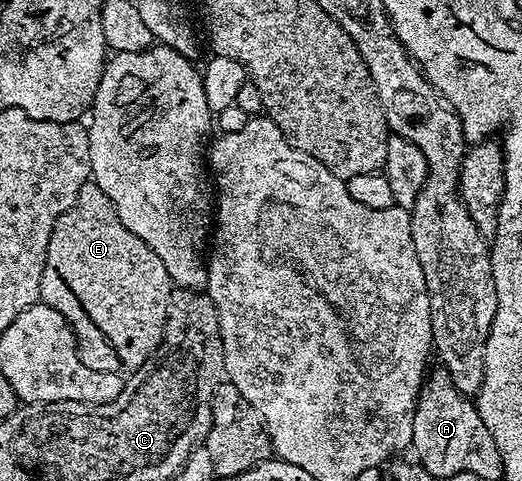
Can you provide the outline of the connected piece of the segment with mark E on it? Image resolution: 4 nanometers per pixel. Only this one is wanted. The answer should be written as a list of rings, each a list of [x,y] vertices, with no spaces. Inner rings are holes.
[[[87,180],[82,185],[76,196],[76,204],[72,204],[72,208],[68,208],[68,212],[64,212],[56,220],[52,236],[48,240],[46,257],[68,287],[72,288],[96,327],[104,332],[123,367],[133,372],[144,365],[162,343],[172,283],[168,276],[168,268],[164,268],[160,256],[156,256],[156,252],[152,252],[148,244],[144,244],[132,232],[128,232],[128,228],[124,228],[112,200],[104,196],[104,188],[100,188],[92,180]]]

